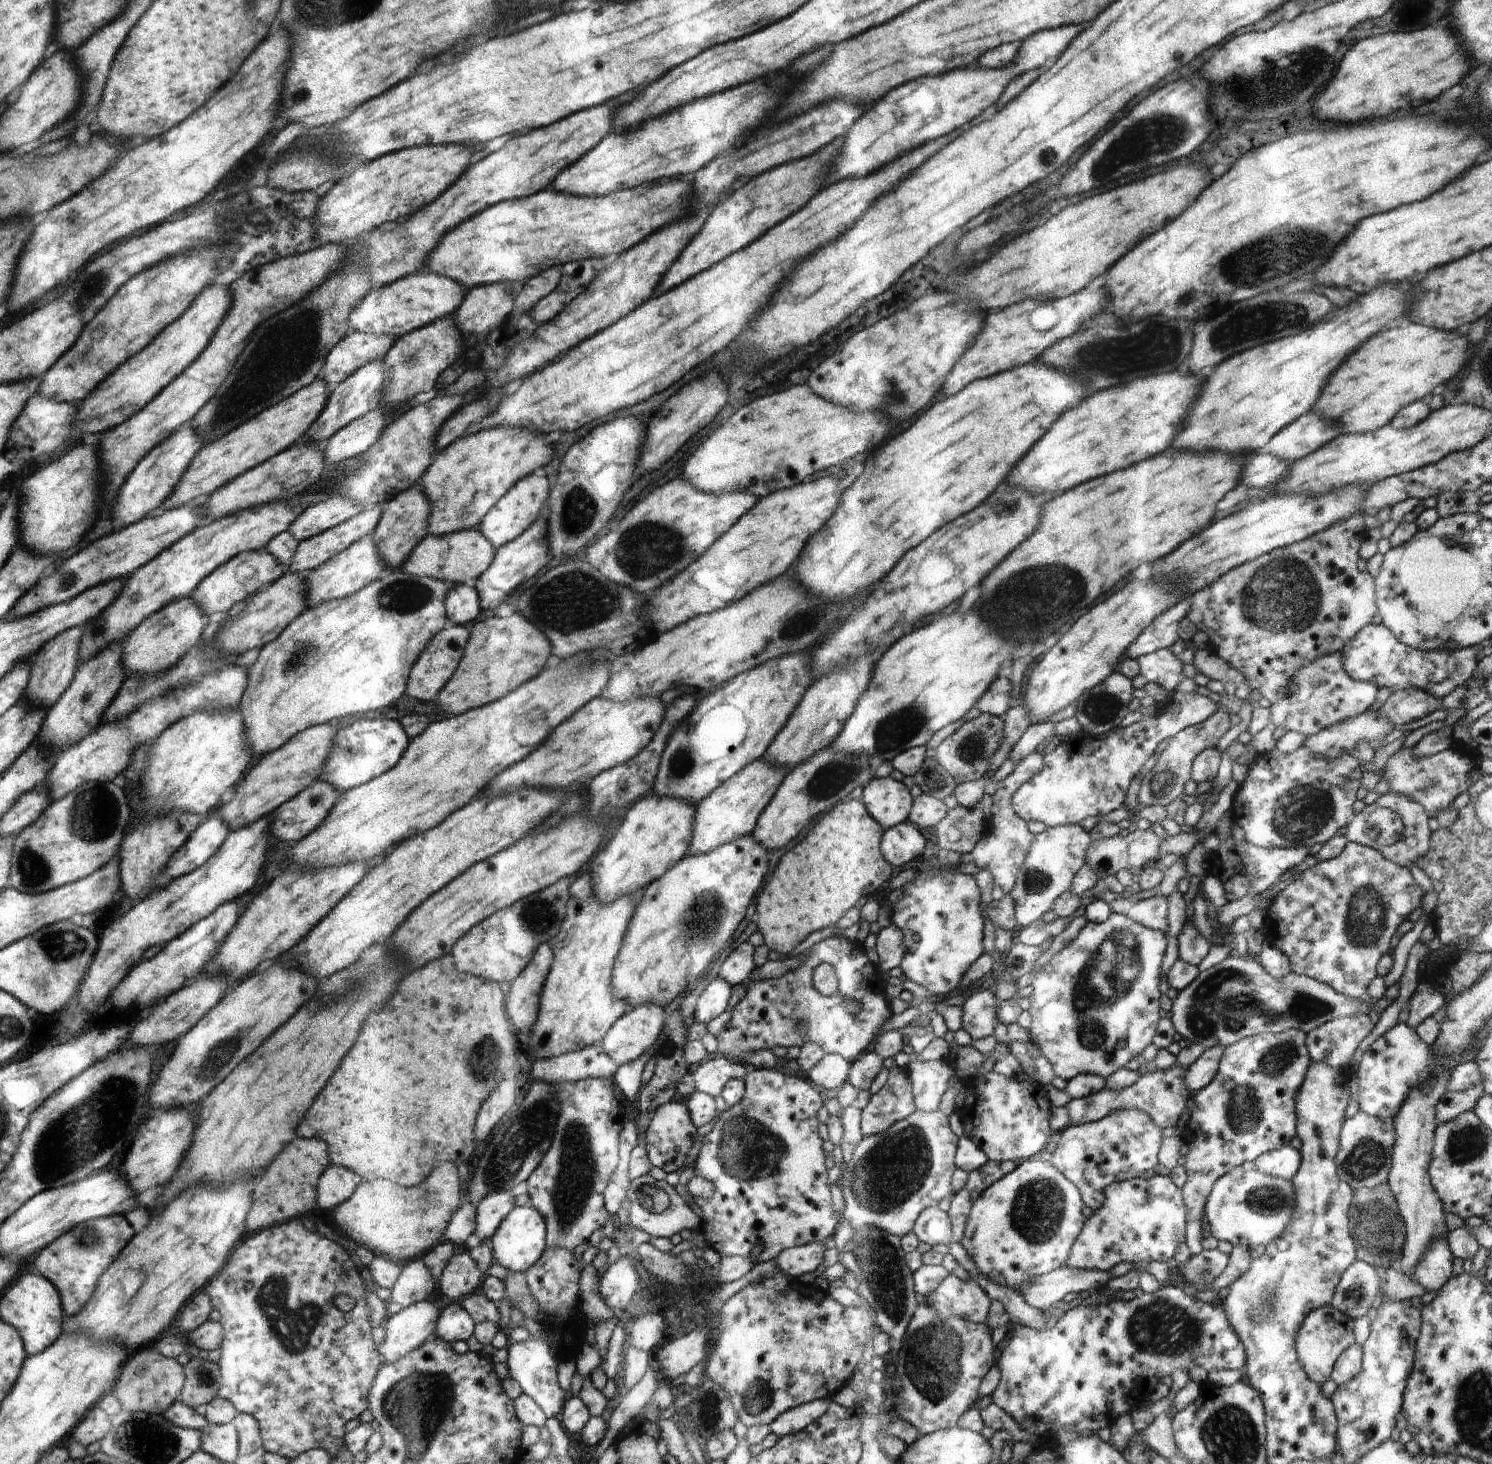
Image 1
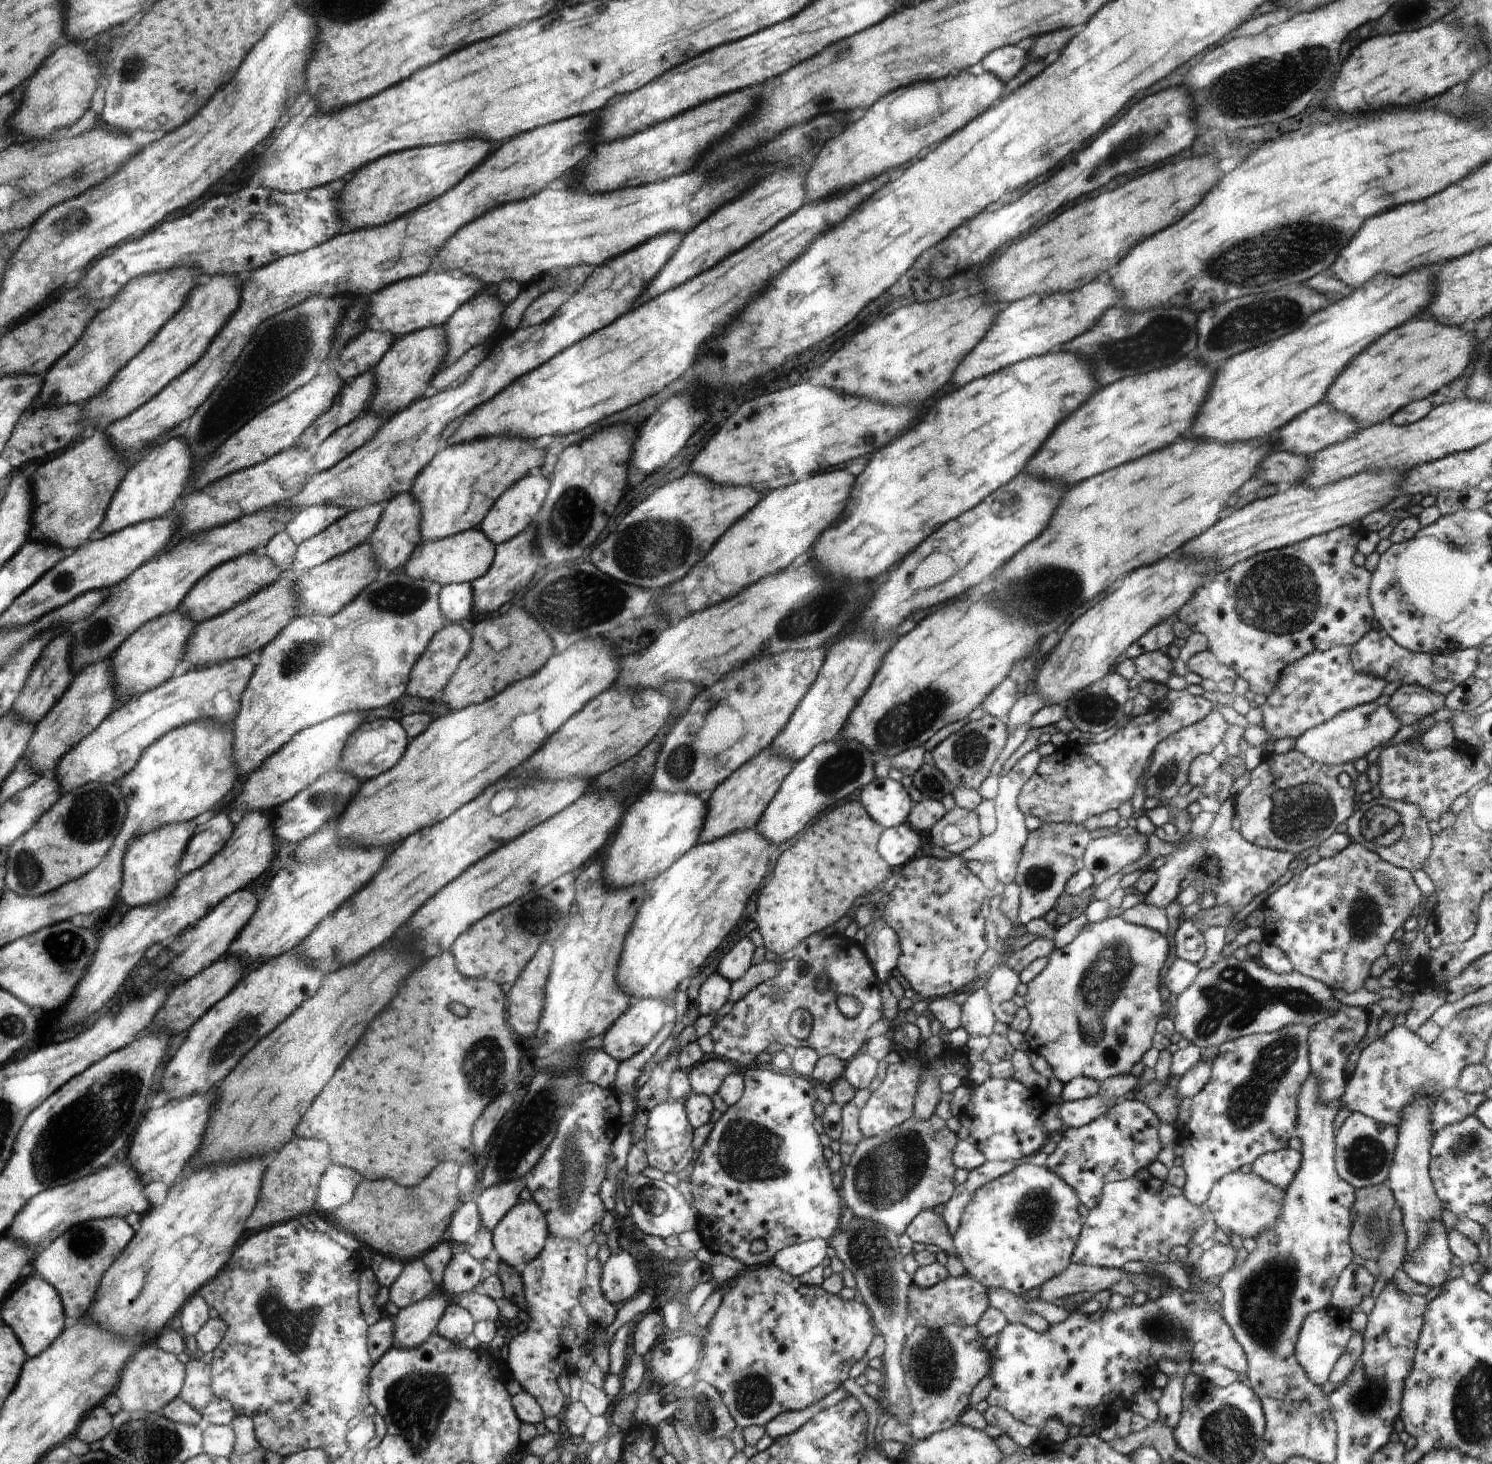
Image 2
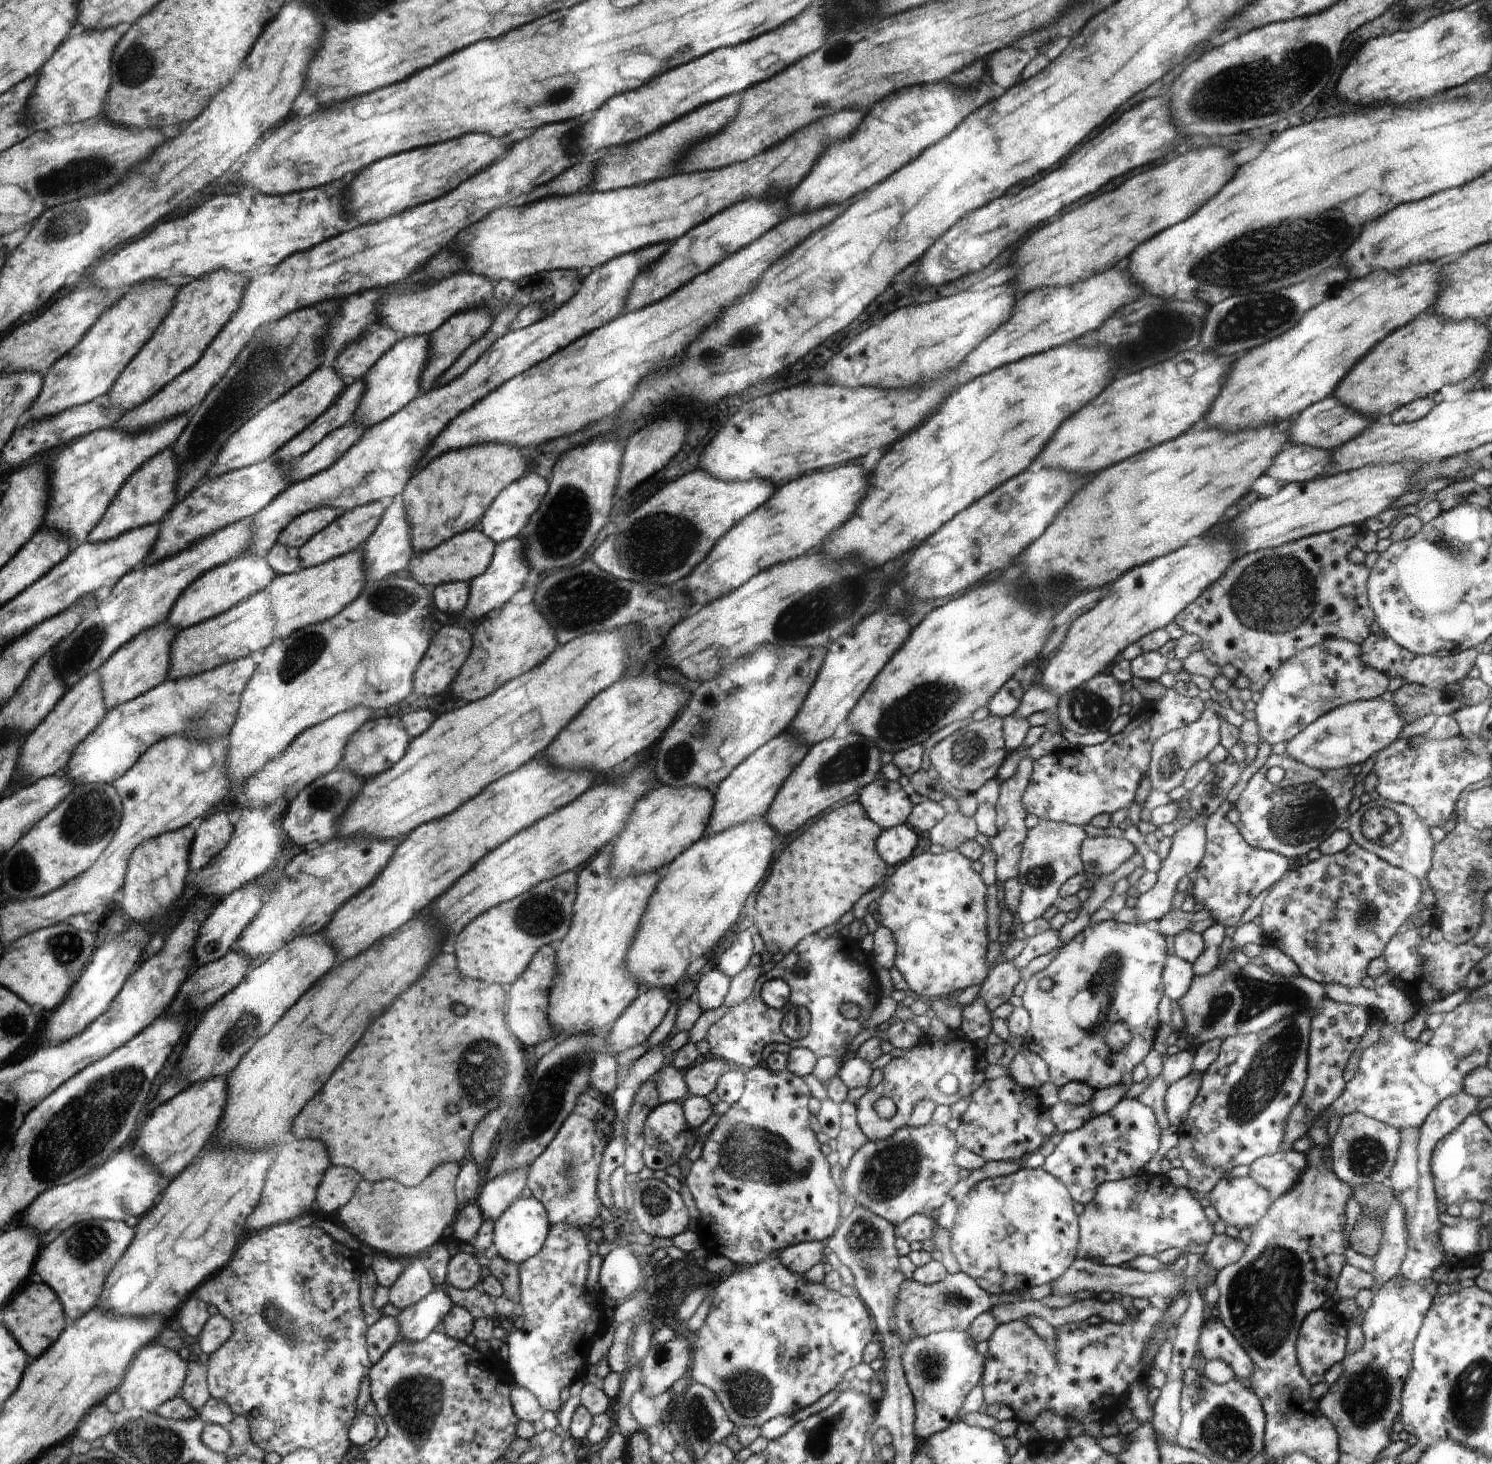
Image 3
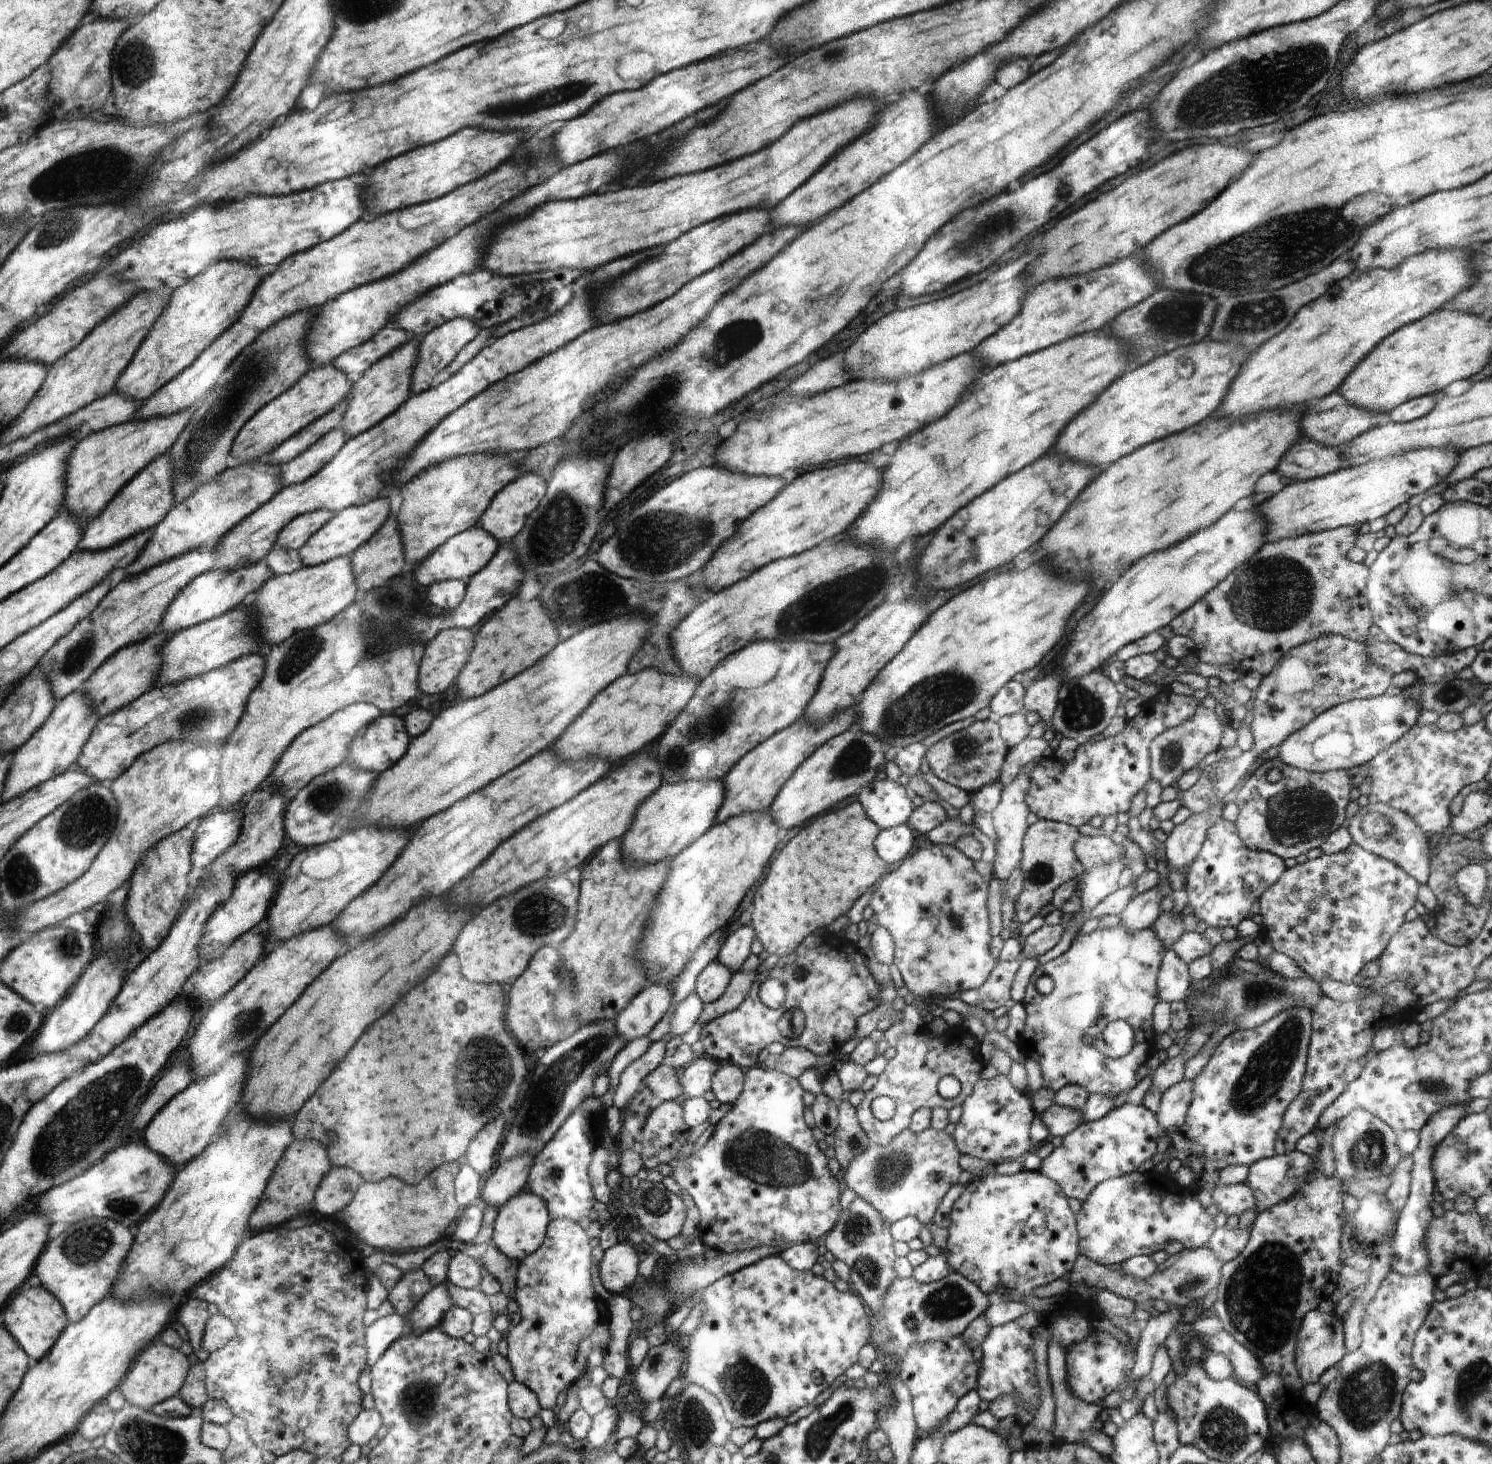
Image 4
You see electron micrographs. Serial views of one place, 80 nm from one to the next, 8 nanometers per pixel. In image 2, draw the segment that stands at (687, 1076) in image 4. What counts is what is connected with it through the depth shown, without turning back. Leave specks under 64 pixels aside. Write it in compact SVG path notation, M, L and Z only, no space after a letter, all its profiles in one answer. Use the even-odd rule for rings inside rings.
M712 1058L698 1063L688 1071L693 1092L708 1094L708 1096L716 1094L720 1090L722 1080L732 1072L740 1072L733 1062L712 1060Z

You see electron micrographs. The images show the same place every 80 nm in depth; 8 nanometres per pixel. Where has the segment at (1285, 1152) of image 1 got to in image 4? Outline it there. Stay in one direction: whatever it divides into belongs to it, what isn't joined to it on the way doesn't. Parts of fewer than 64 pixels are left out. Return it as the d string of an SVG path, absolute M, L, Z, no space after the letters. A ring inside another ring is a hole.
M1298 1150L1254 1162L1250 1166L1250 1173L1246 1183L1250 1186L1250 1190L1252 1190L1254 1198L1256 1198L1257 1213L1270 1209L1278 1204L1278 1202L1282 1202L1282 1200L1292 1198L1316 1169L1319 1169L1318 1162L1312 1157L1298 1152Z

